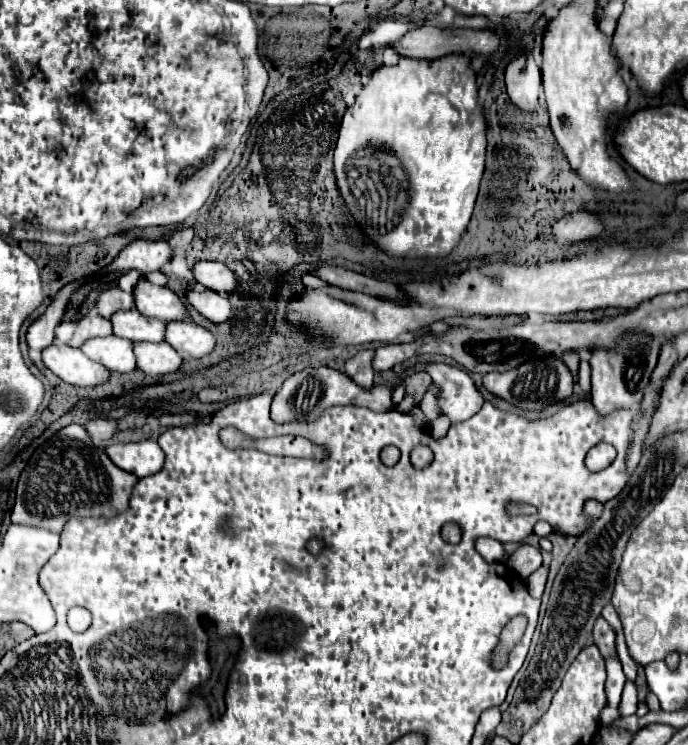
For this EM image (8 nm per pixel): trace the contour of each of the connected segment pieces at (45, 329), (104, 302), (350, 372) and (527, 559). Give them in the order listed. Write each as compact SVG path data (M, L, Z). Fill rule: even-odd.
M58 292L54 302L48 306L48 310L28 328L26 340L28 346L34 350L44 350L54 340L54 330L62 322L66 310L70 304L70 292Z
M108 290L98 298L96 308L98 308L100 316L110 320L120 310L132 310L134 308L134 296L120 292L120 290Z
M360 350L354 358L346 362L346 368L344 368L344 374L352 378L362 390L372 390L374 386L374 370L370 364L372 354L374 350Z
M522 544L508 560L508 566L520 574L520 578L528 578L542 564L542 554L538 548L530 544Z

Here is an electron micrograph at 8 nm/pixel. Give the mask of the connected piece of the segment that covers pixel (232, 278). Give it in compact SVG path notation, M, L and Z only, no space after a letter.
M198 262L192 272L194 272L196 282L200 282L206 288L216 290L216 292L230 294L238 286L238 276L220 262Z

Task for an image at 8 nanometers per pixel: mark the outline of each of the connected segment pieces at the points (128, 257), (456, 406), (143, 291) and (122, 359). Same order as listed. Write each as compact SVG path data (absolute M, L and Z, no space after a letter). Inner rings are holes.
M132 242L128 244L116 262L124 262L124 266L132 266L136 272L140 272L142 278L146 278L150 272L160 272L164 264L168 264L174 258L172 248L164 242Z
M442 366L438 374L438 406L440 414L448 416L452 424L472 418L484 404L482 394L476 390L466 370L456 366Z
M140 280L134 296L138 312L148 318L156 318L162 322L182 322L188 318L186 304L180 302L178 294L170 288L154 286L148 280Z
M92 338L80 348L94 362L104 364L110 372L132 372L136 370L136 356L132 342L126 338Z

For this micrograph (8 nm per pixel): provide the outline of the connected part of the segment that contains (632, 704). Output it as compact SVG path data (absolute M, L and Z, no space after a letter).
M626 682L624 692L622 692L622 702L620 702L620 716L632 716L636 714L638 700L636 700L636 684Z

